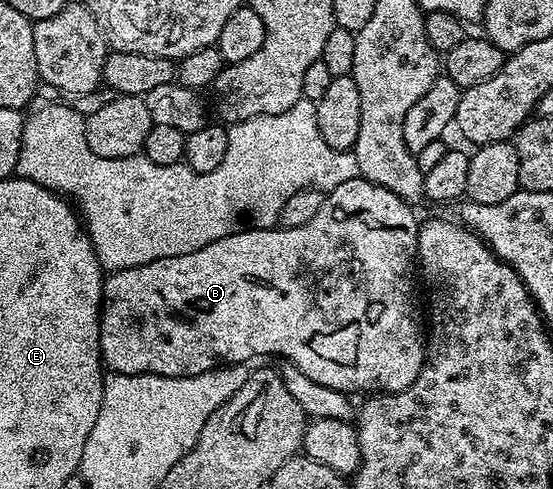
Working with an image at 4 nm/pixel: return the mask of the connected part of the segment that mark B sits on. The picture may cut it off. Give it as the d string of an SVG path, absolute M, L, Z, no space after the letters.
M356 178L349 182L341 182L332 192L326 193L323 197L321 210L305 226L296 228L252 228L244 227L242 232L234 232L225 238L217 238L217 242L209 242L209 246L201 246L201 250L193 250L189 254L177 254L173 258L157 258L157 262L145 262L145 266L133 266L132 268L121 268L118 272L112 272L105 280L105 303L101 309L101 319L99 322L99 350L103 357L103 363L112 373L129 374L130 376L140 376L142 372L157 374L158 376L196 376L205 374L209 370L228 364L247 364L254 356L279 356L283 360L293 362L301 370L301 374L309 374L313 382L321 382L321 386L329 386L338 392L356 394L355 392L367 391L367 394L386 394L389 392L404 392L417 378L417 374L423 369L423 358L425 355L425 328L419 325L419 312L415 309L415 288L411 285L411 271L414 273L417 268L417 238L419 237L420 221L415 220L415 212L408 201L401 199L393 190L385 190L385 186L377 186L373 182Z

